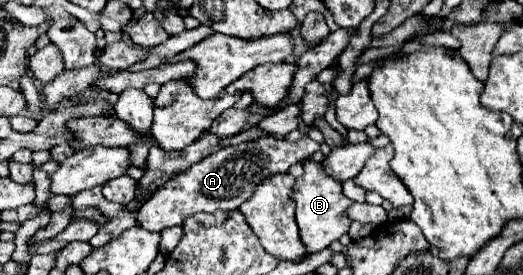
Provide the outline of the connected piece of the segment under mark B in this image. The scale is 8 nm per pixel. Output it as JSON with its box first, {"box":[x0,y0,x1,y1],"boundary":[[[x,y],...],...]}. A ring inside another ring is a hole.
{"box":[292,158,354,254],"boundary":[[[308,158],[302,166],[304,174],[296,178],[292,198],[296,200],[296,222],[300,228],[300,238],[306,244],[306,252],[314,254],[318,250],[328,248],[334,240],[338,240],[342,234],[348,232],[352,220],[348,220],[344,212],[354,204],[354,200],[342,194],[340,180],[334,180],[332,176],[328,176],[328,172],[324,172],[324,162],[314,162]]]}

